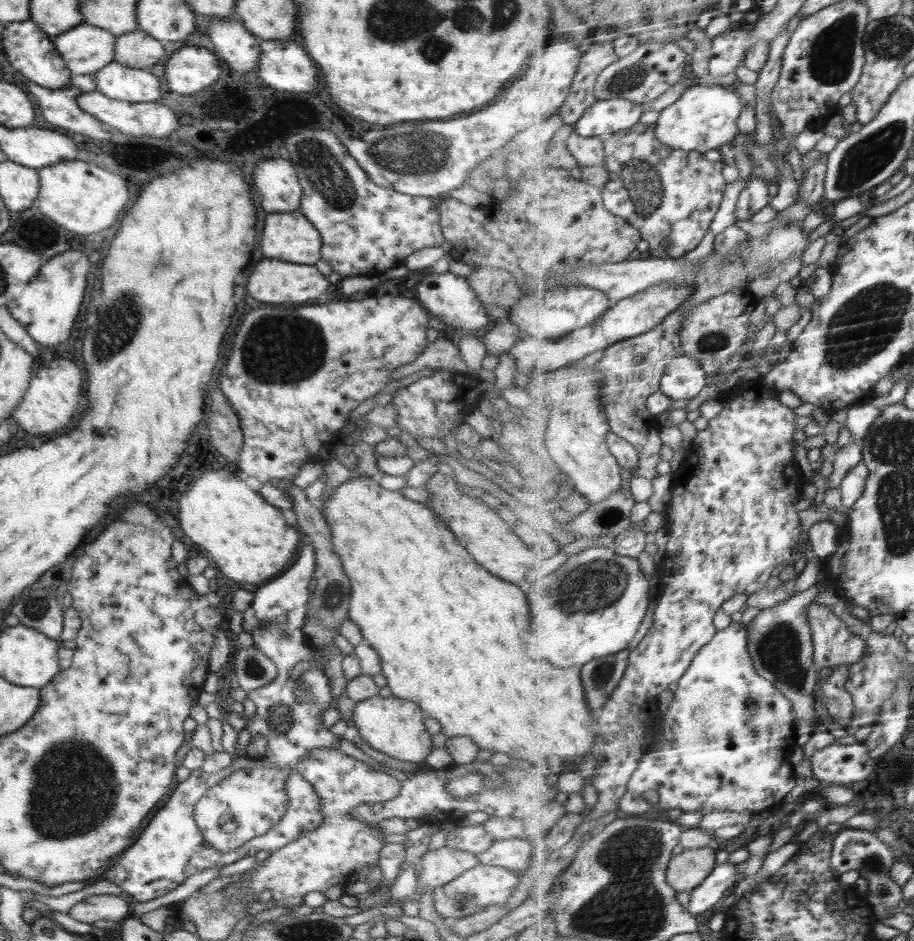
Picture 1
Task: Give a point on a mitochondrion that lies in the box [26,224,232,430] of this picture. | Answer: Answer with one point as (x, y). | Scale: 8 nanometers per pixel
(124, 313)

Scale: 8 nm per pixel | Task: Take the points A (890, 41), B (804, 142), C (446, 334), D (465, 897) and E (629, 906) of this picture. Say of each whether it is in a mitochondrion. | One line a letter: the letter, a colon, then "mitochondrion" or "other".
A: mitochondrion
B: other
C: other
D: mitochondrion
E: mitochondrion

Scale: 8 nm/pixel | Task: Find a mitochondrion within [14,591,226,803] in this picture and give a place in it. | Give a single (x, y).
(35, 608)

